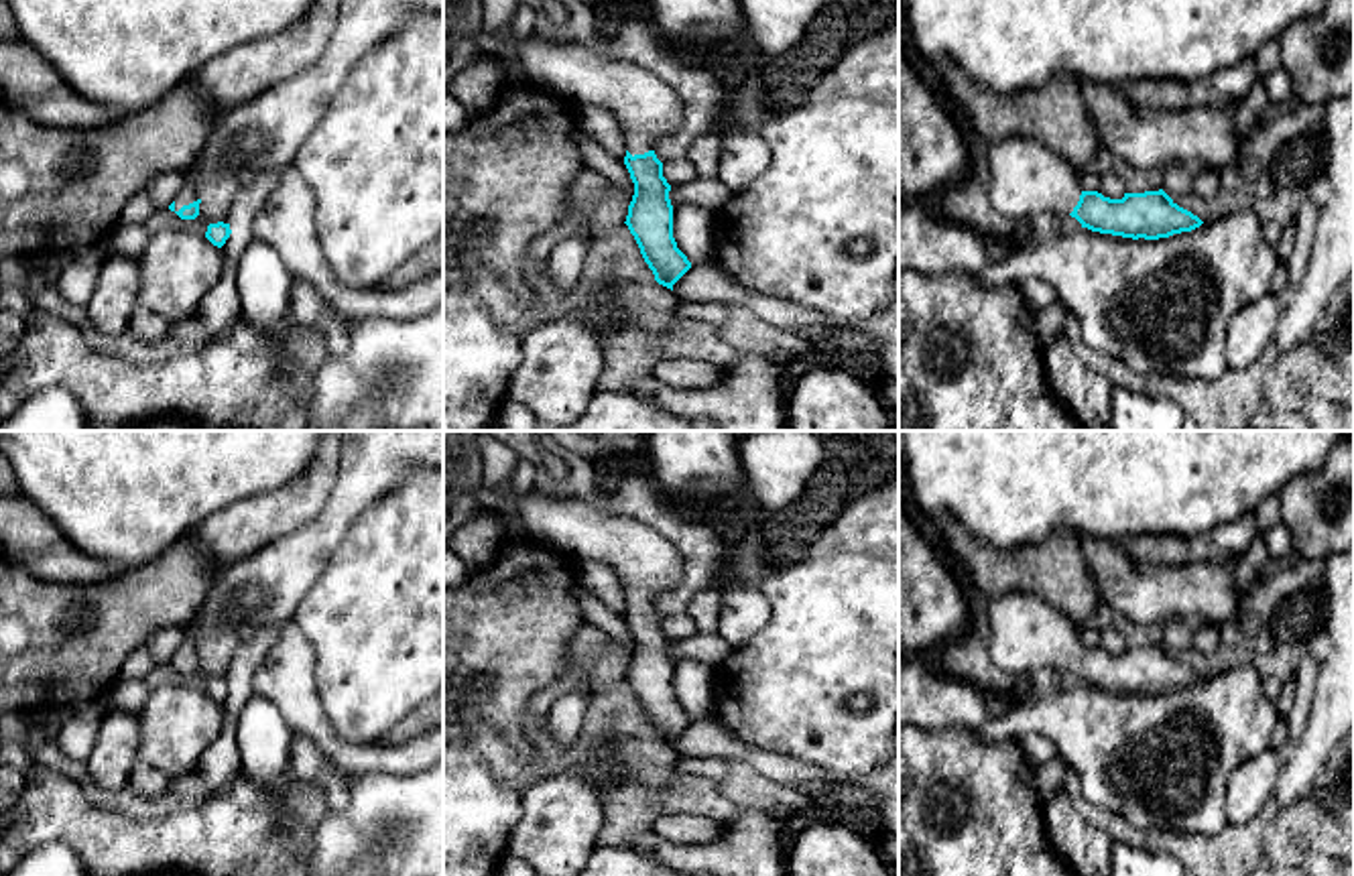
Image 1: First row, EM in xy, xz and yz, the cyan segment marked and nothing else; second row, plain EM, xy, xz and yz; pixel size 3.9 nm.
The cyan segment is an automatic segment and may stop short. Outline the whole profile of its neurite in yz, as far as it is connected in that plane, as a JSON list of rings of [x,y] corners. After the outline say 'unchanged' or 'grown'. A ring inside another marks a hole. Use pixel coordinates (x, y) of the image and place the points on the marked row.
[[[1008,136],[990,144],[986,165],[990,205],[1021,226],[1043,211],[1055,211],[1075,217],[1092,232],[1159,240],[1204,224],[1163,189],[1124,193],[1122,199],[1084,191],[1078,183],[1080,171],[1031,138]]]; grown

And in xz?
[[[535,33],[516,43],[529,81],[575,106],[610,110],[620,124],[624,165],[634,183],[626,226],[655,280],[673,285],[691,268],[673,238],[671,185],[655,146],[679,132],[685,106],[675,89],[636,61],[612,59],[577,41],[553,41]]]; grown

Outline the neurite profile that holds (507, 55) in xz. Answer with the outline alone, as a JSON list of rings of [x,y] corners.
[[[520,4],[516,10],[516,16],[512,18],[512,24],[510,24],[512,43],[506,45],[504,49],[500,49],[500,53],[496,55],[496,59],[506,67],[506,77],[518,79],[529,85],[533,85],[533,83],[529,81],[529,77],[518,61],[516,43],[535,30],[535,22],[537,22],[537,12],[531,6]]]

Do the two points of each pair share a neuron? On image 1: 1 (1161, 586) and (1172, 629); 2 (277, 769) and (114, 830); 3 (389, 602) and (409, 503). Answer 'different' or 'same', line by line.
1: different
2: different
3: same

